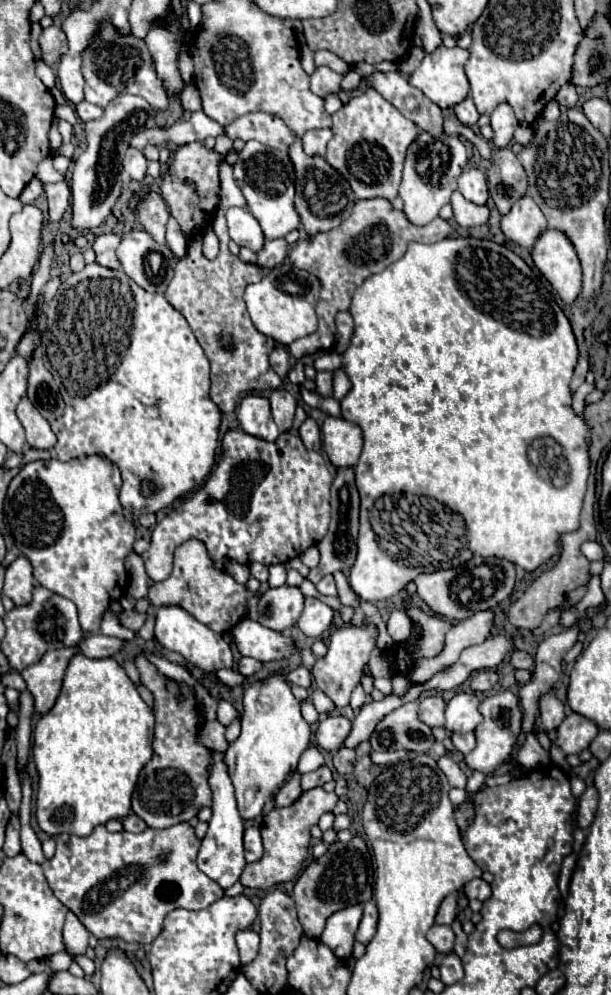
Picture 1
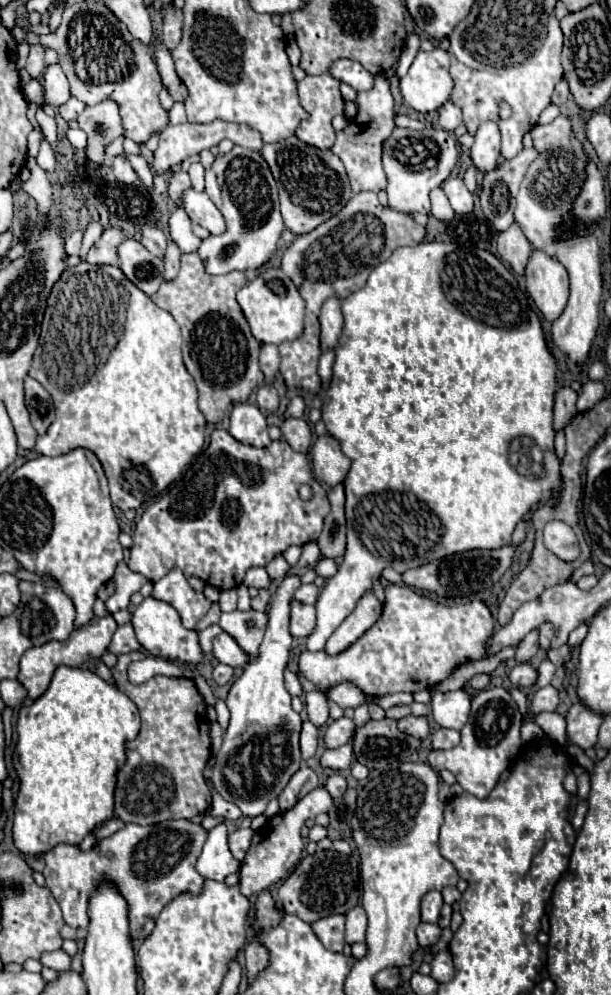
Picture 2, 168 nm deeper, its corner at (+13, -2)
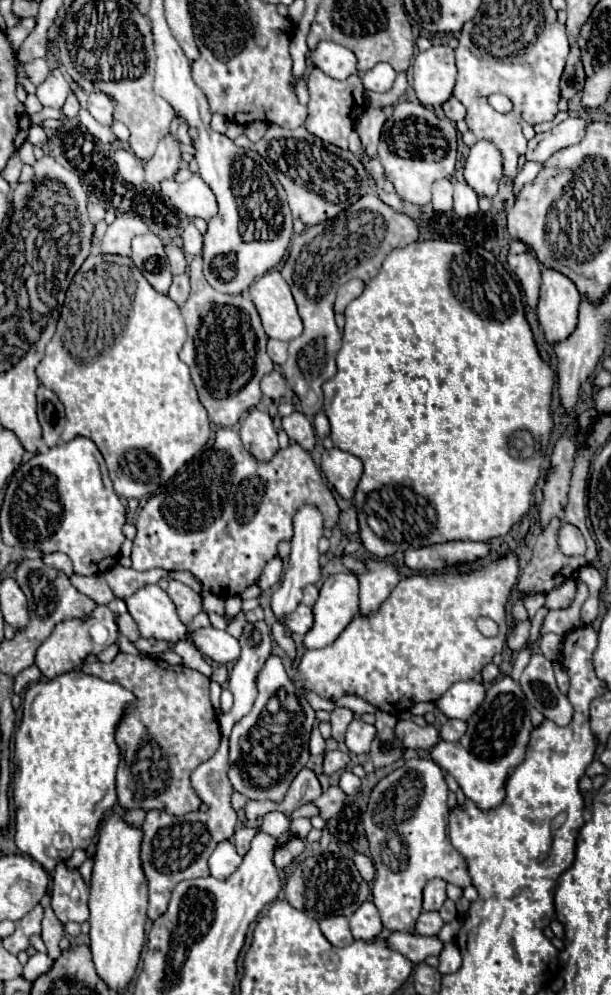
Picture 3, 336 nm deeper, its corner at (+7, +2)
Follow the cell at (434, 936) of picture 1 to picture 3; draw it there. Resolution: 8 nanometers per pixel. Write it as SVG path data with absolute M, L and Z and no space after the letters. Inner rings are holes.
M422 911L422 915L418 917L418 923L416 923L418 935L438 935L442 927L444 927L444 921L436 911L430 911L430 913Z

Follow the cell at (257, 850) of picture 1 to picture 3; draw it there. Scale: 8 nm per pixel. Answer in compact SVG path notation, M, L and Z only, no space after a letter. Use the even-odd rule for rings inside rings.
M240 827L240 829L236 829L236 833L232 837L232 843L234 843L234 847L236 847L236 851L240 855L246 855L248 853L248 847L250 847L254 835L256 835L256 829L254 827Z

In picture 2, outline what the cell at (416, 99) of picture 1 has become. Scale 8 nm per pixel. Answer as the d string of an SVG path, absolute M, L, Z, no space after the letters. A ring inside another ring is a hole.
M336 59L330 65L328 73L338 81L348 83L356 91L368 91L374 85L374 75L352 59Z

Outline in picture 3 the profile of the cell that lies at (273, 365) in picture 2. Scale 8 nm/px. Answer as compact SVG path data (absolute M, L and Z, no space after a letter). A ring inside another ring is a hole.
M268 339L268 355L276 365L284 365L288 357L288 343L278 339Z

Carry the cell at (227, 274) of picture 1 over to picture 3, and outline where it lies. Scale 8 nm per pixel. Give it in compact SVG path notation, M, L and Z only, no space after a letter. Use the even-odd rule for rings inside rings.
M200 255L190 261L188 275L192 289L184 307L180 307L188 327L186 347L192 347L192 361L186 363L190 365L192 381L210 421L218 427L232 427L248 409L258 405L262 397L260 379L274 369L274 363L266 353L268 337L262 329L258 311L246 293L228 295L210 287L202 273Z

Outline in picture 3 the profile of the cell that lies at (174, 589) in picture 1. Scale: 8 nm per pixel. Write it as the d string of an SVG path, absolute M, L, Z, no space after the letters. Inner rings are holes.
M170 581L166 591L168 591L170 599L176 603L182 623L190 623L202 611L202 597L198 593L194 593L188 585L184 585L180 581Z

